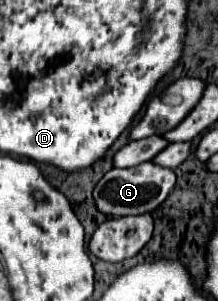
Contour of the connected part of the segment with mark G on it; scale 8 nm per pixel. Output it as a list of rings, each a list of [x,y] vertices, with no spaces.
[[[144,162],[126,170],[112,168],[100,178],[100,182],[92,192],[94,206],[98,212],[106,216],[116,216],[116,218],[128,216],[128,214],[146,214],[158,208],[166,200],[174,184],[176,184],[176,174],[170,168],[156,166],[154,162]]]

